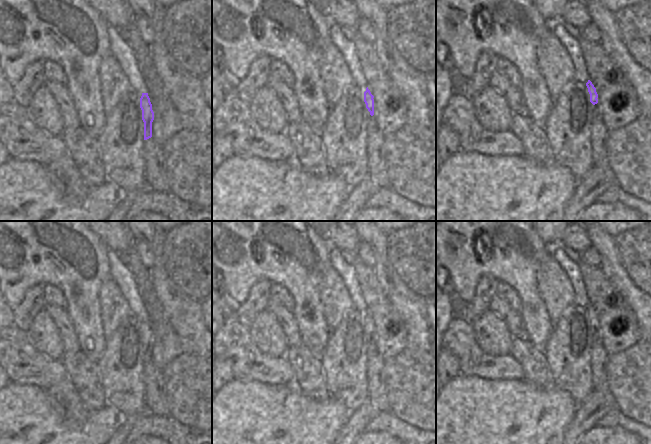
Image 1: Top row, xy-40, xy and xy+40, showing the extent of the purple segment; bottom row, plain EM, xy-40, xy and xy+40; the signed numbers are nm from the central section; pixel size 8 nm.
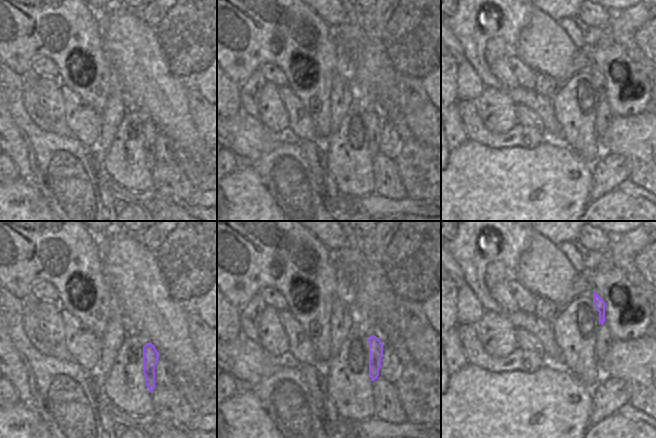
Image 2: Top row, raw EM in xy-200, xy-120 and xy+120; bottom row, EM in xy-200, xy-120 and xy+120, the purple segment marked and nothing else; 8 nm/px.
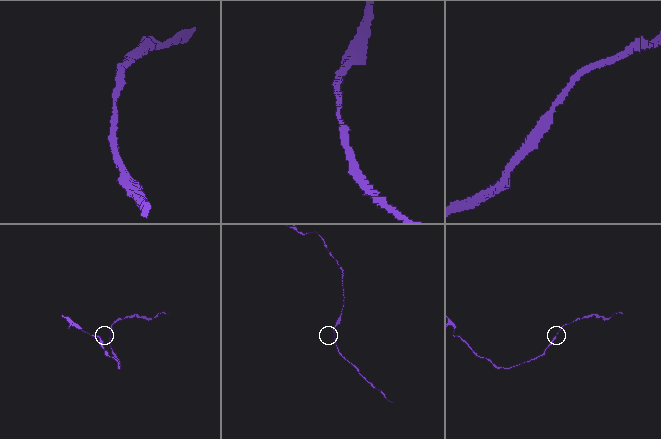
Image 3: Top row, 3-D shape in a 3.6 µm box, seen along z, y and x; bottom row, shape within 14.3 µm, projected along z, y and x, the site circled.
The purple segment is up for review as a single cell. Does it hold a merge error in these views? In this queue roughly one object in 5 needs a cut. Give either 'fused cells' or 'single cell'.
single cell

